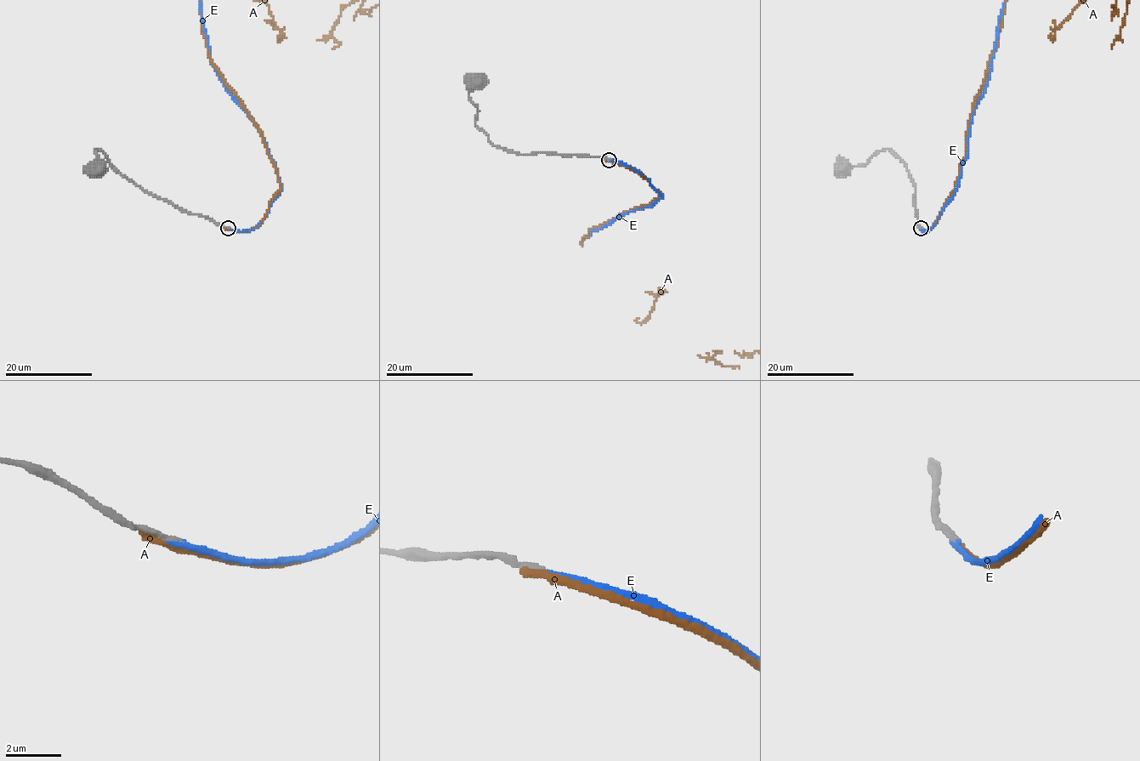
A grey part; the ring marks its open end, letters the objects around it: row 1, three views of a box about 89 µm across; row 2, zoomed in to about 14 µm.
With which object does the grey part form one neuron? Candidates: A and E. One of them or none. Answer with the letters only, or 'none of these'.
E

